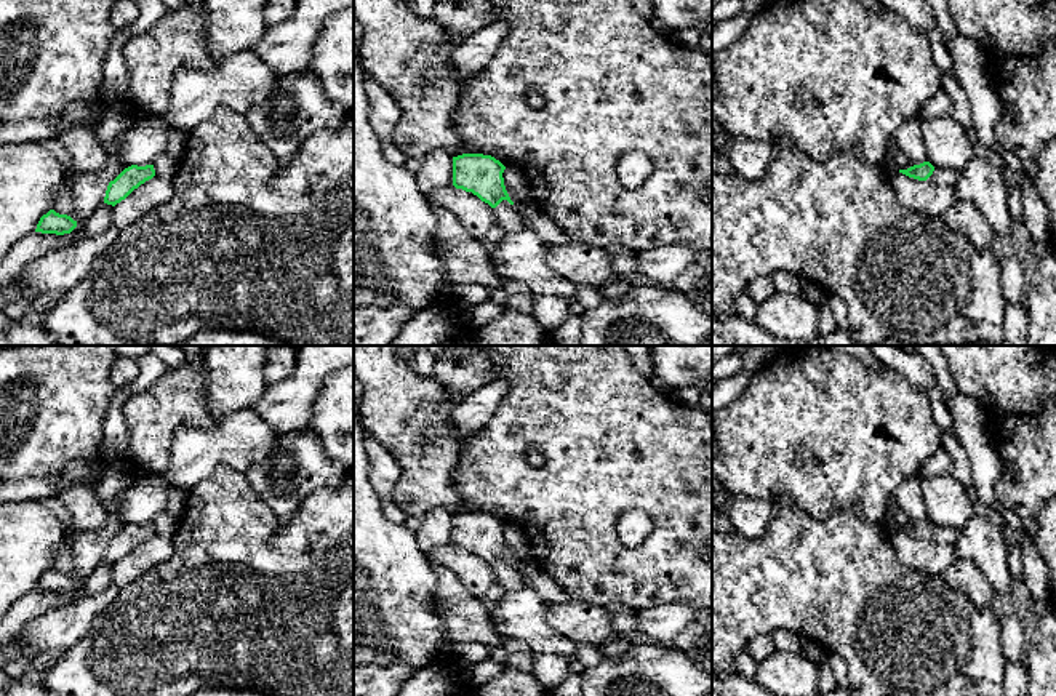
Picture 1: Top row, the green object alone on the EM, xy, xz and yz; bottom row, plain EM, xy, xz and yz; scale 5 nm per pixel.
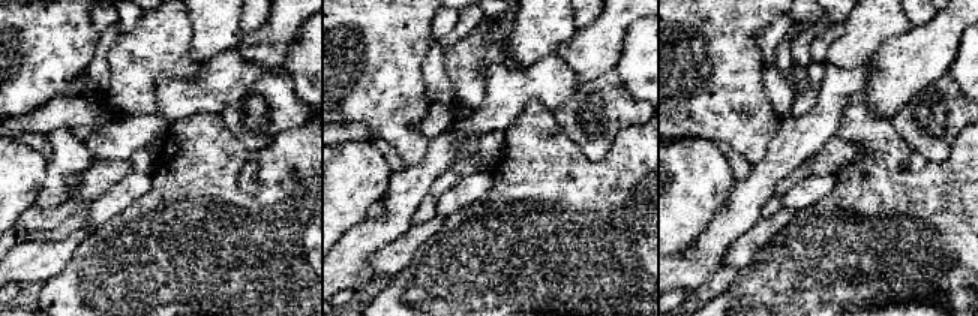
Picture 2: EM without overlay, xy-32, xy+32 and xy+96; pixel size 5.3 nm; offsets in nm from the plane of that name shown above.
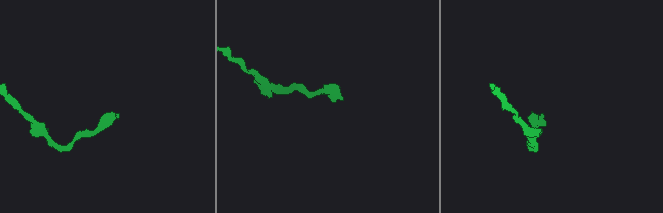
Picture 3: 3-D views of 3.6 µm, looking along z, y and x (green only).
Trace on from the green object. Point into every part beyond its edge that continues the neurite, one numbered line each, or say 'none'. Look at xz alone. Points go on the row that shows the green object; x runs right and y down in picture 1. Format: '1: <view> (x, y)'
1: xz (511, 218)

